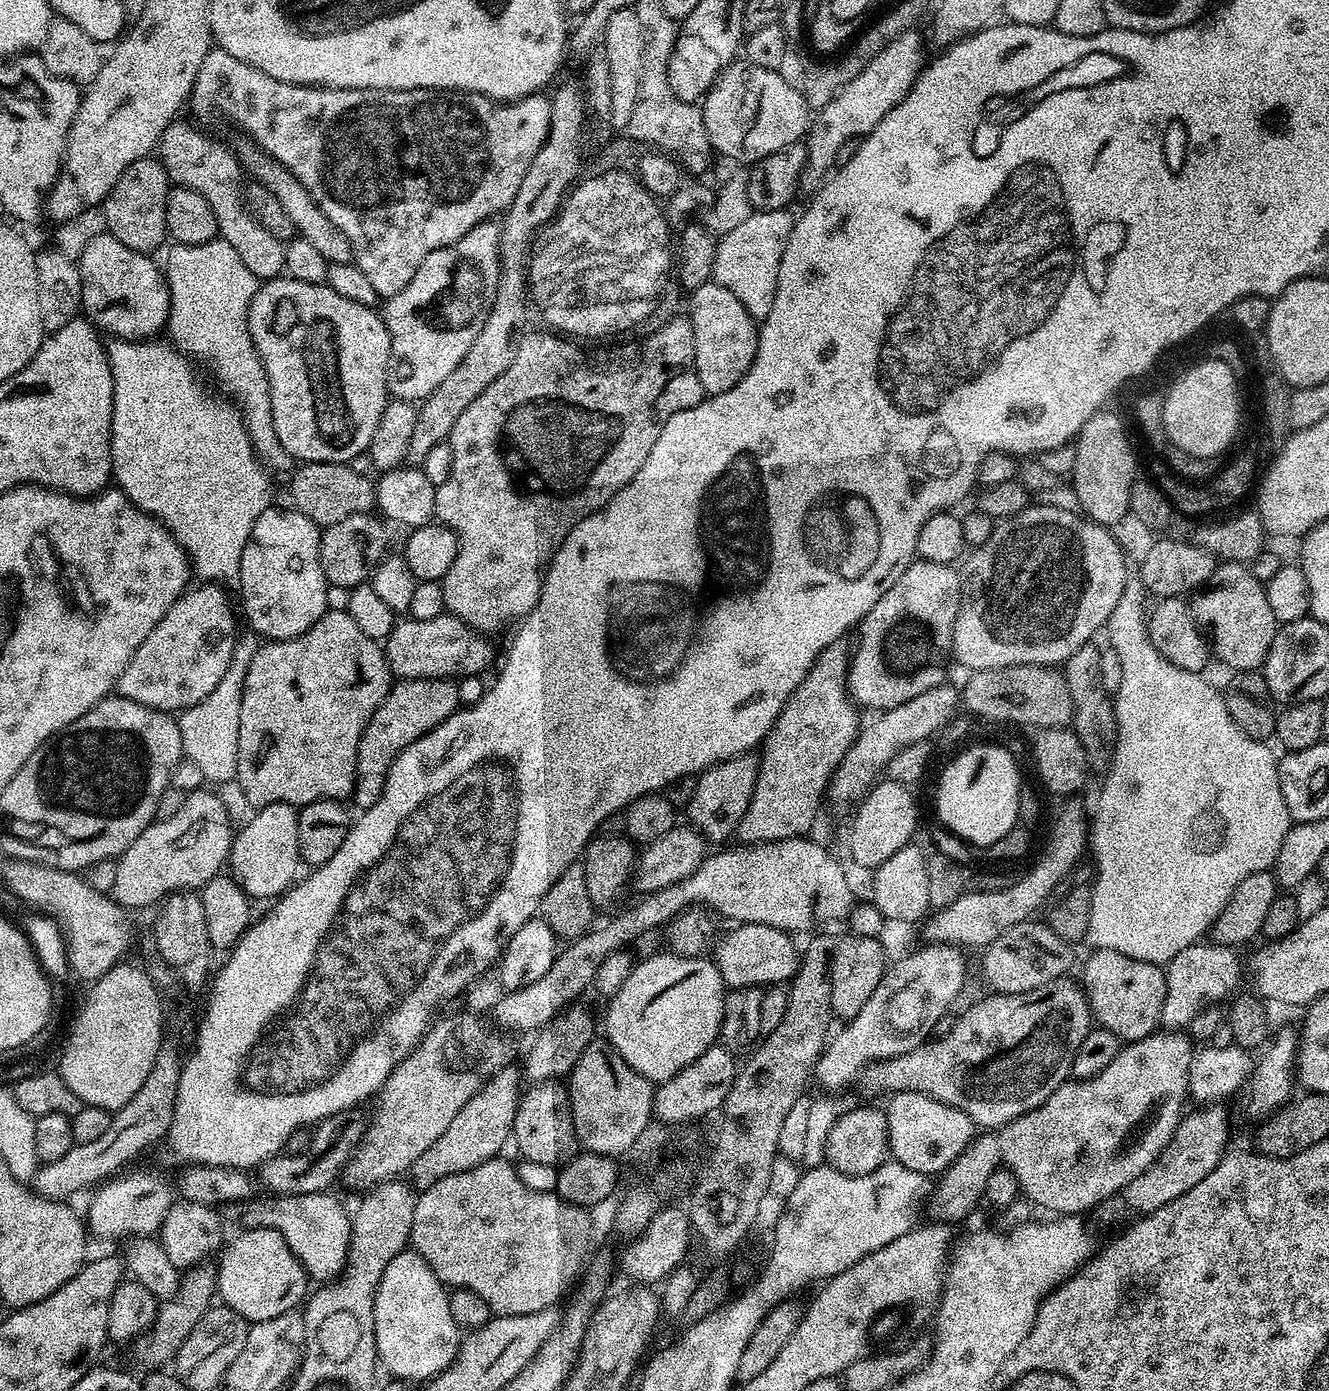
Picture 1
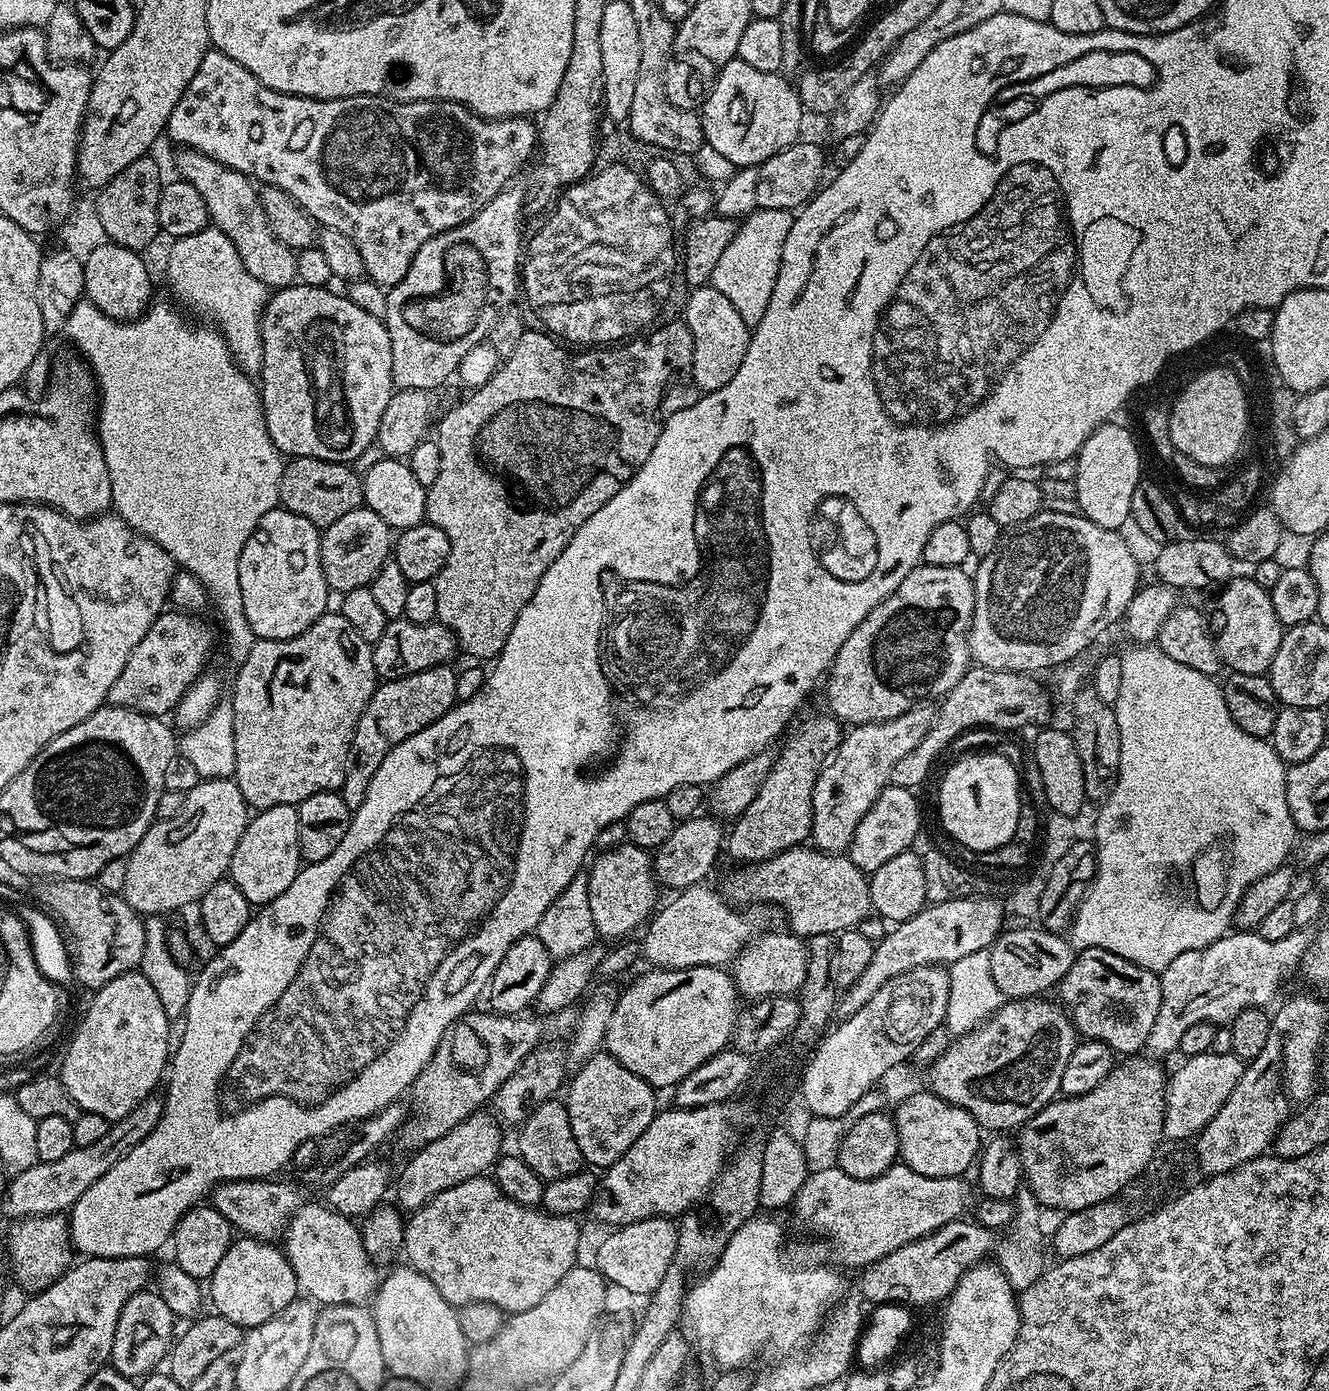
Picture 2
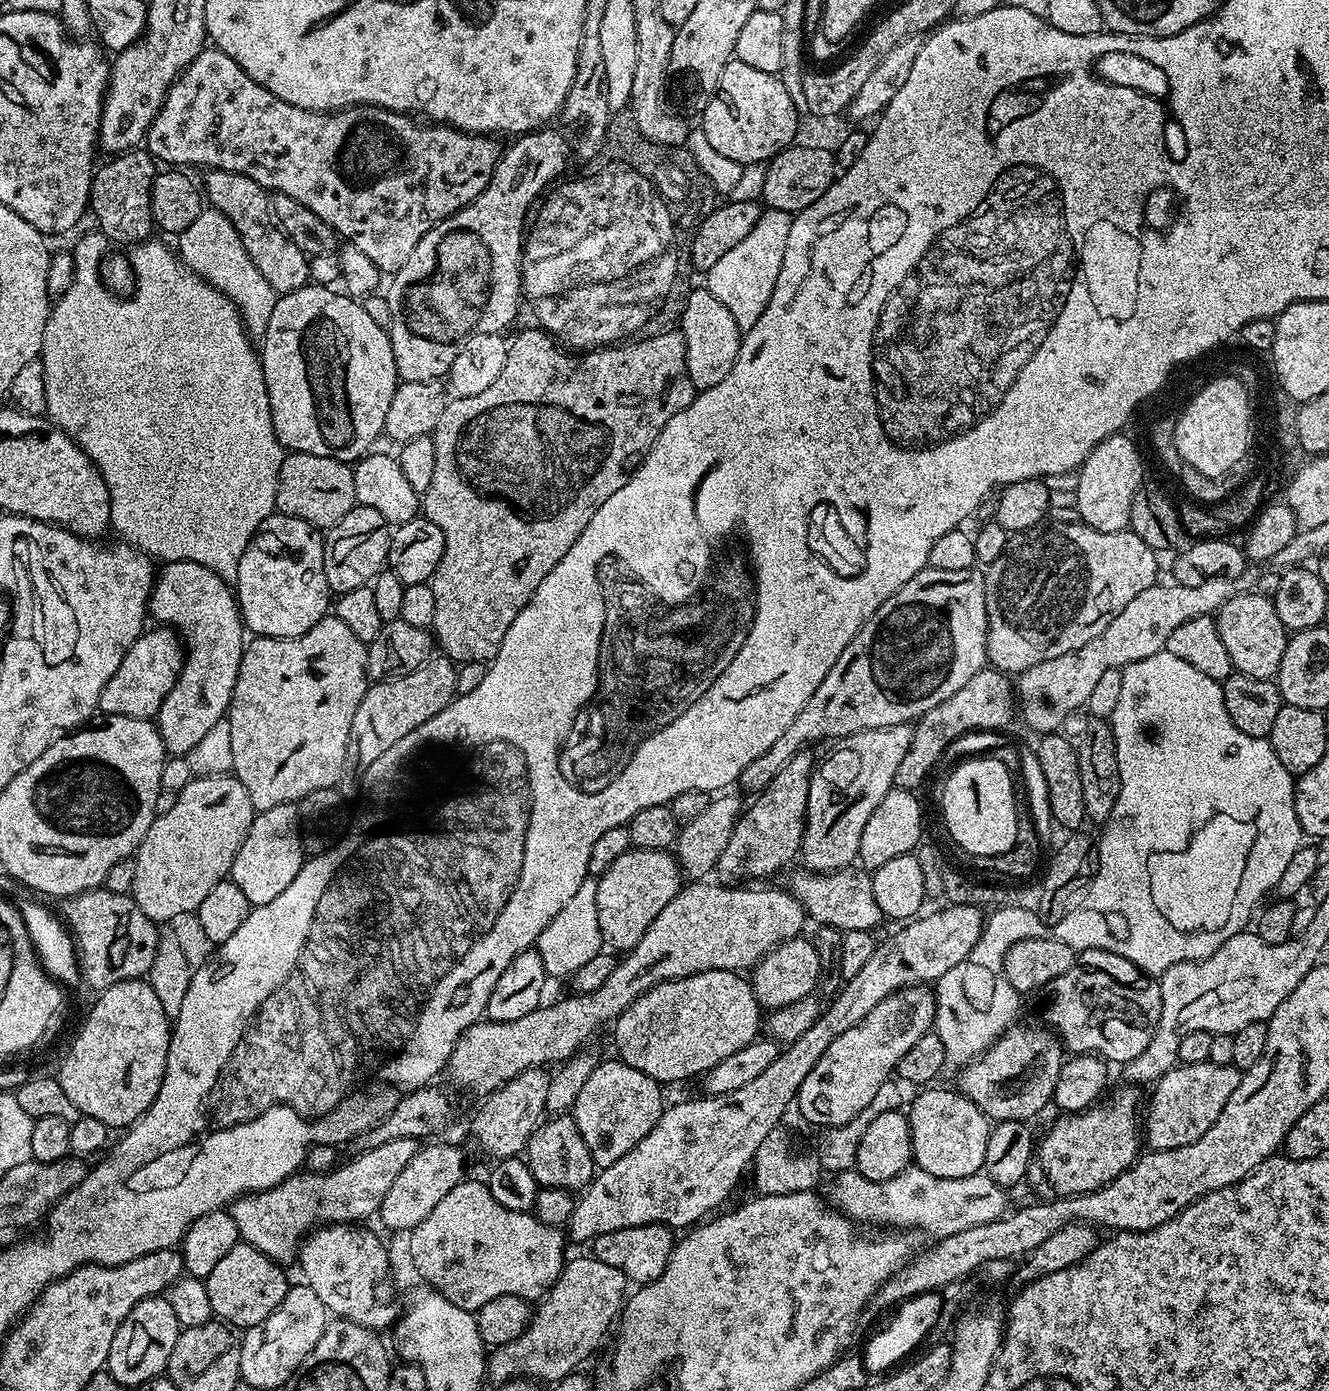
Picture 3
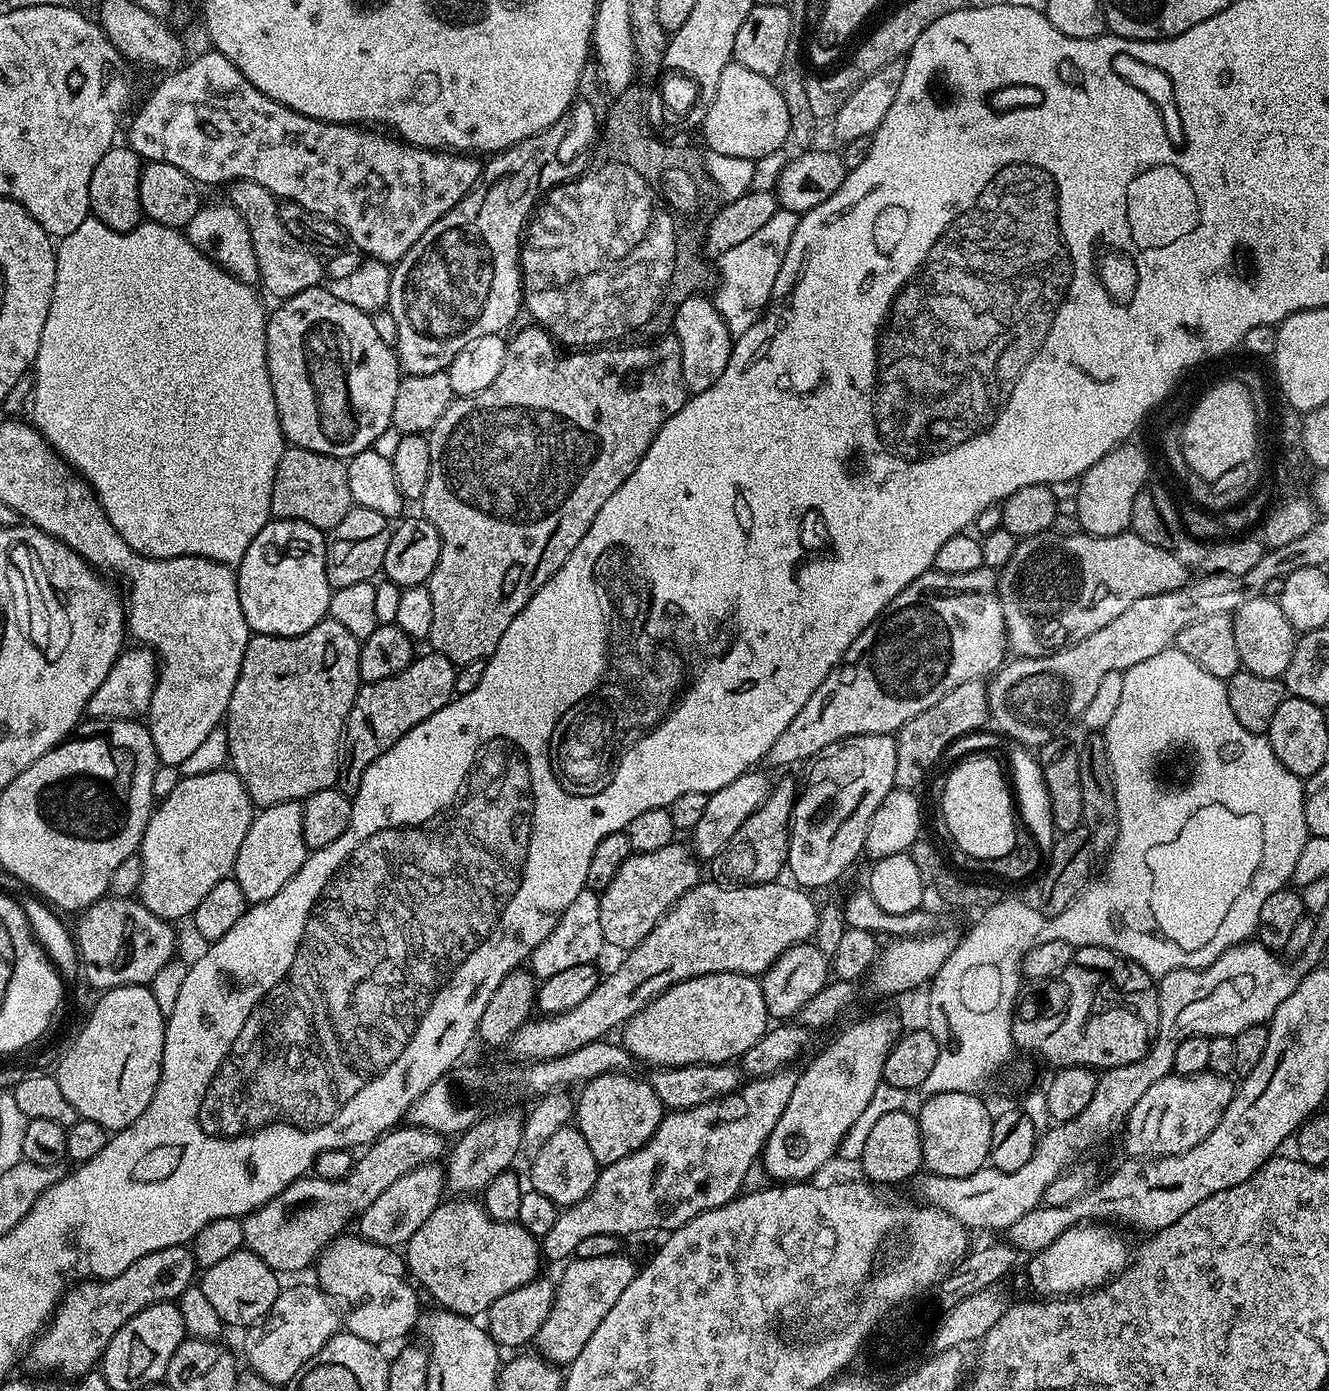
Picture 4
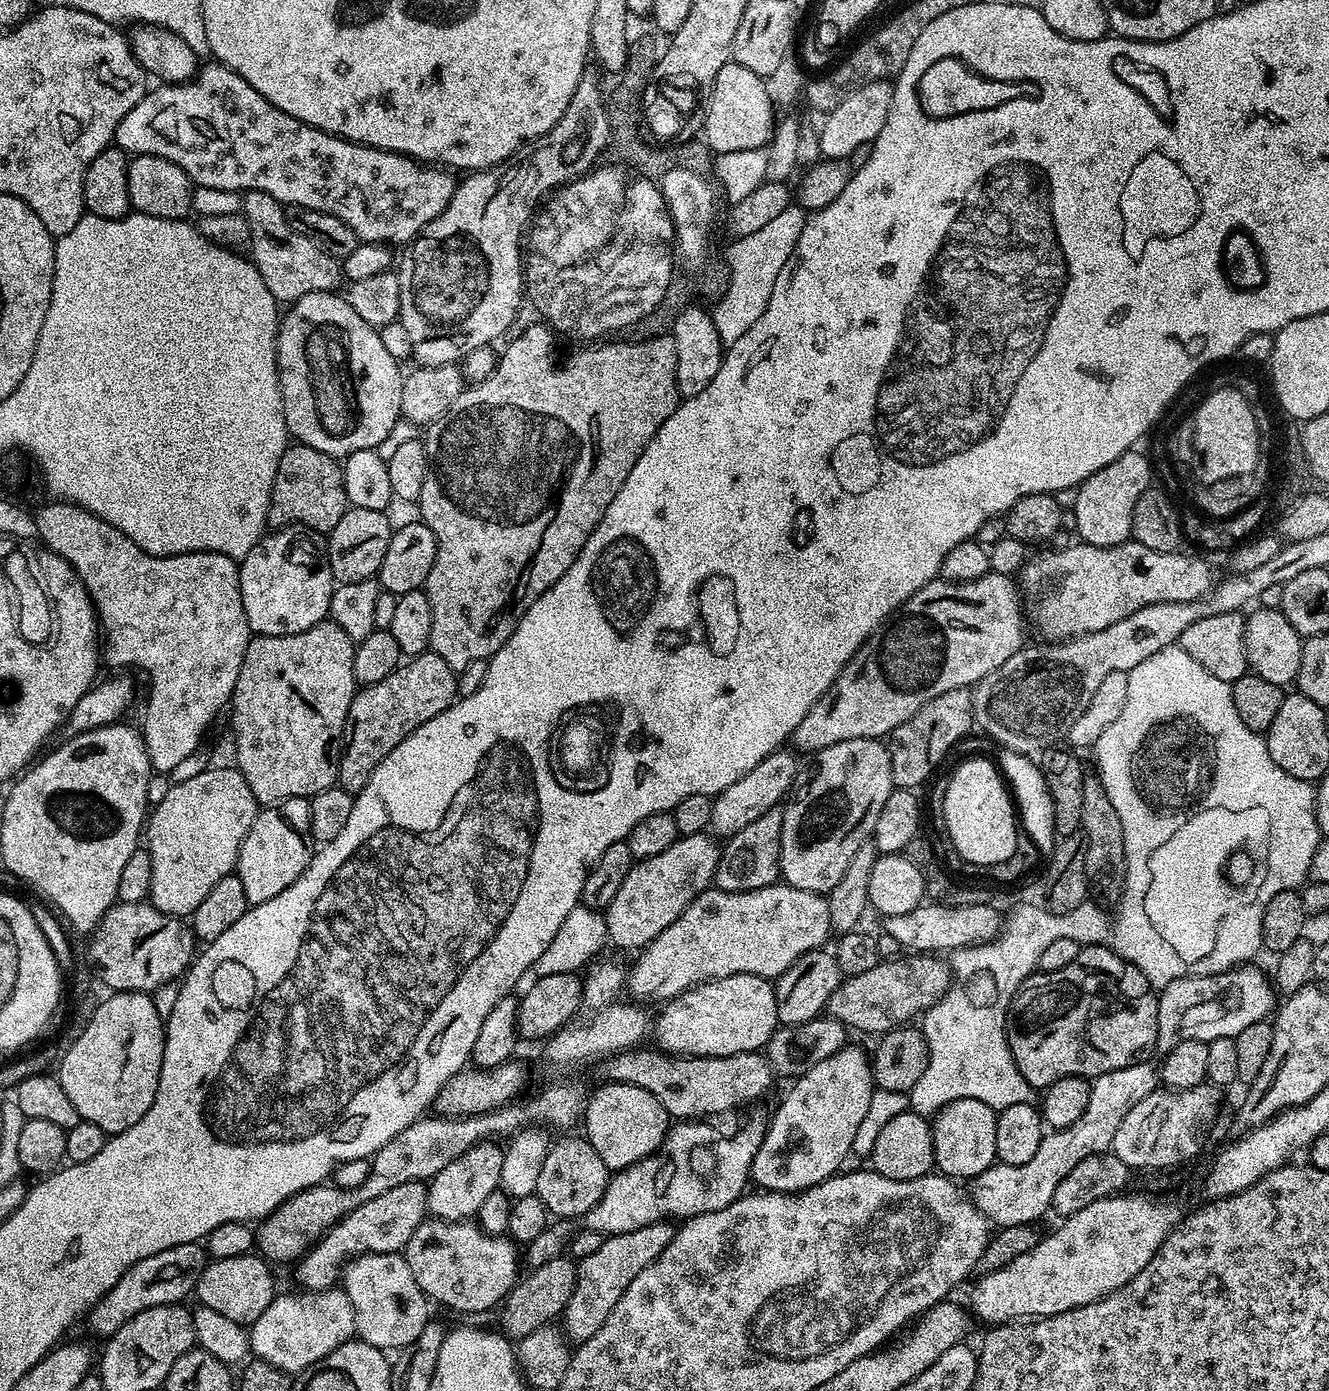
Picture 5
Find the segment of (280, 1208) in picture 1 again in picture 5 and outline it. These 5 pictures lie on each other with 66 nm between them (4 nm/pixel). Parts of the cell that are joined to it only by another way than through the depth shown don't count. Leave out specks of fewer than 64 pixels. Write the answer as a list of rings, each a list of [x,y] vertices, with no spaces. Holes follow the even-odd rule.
[[[364,1253],[353,1257],[342,1270],[342,1290],[354,1306],[359,1339],[381,1350],[399,1350],[414,1342],[430,1322],[430,1302],[411,1273],[403,1253]]]

